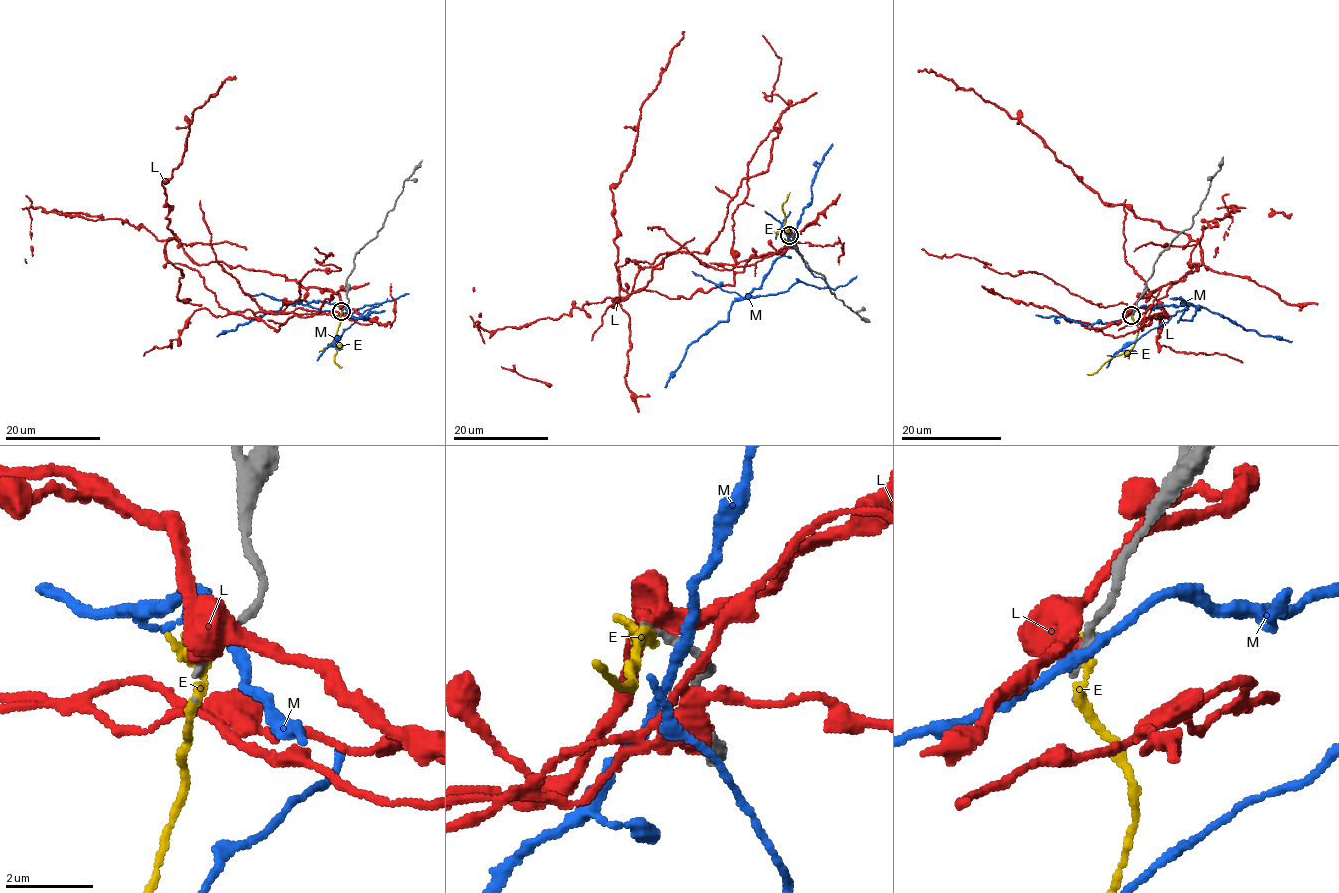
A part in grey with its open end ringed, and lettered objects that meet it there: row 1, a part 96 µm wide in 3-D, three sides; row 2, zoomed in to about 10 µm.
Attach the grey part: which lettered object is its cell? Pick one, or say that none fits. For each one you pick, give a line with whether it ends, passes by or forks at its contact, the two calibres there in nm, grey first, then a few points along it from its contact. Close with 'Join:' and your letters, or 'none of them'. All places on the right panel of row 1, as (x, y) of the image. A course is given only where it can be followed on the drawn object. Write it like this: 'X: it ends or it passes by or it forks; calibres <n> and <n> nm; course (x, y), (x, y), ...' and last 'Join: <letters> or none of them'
Join: none of them

